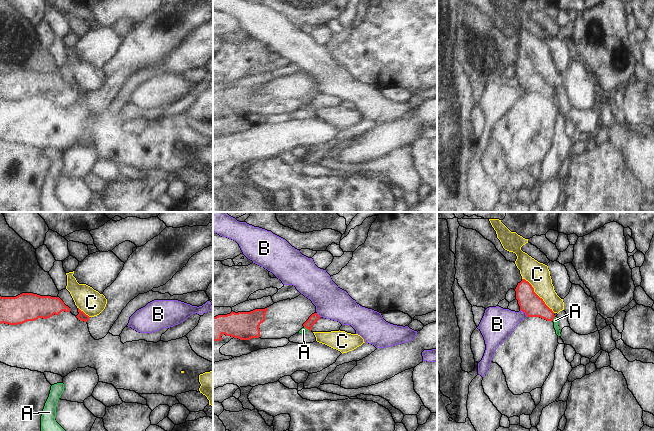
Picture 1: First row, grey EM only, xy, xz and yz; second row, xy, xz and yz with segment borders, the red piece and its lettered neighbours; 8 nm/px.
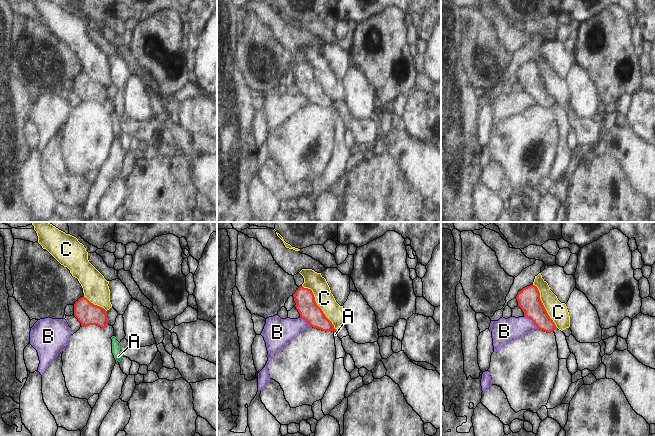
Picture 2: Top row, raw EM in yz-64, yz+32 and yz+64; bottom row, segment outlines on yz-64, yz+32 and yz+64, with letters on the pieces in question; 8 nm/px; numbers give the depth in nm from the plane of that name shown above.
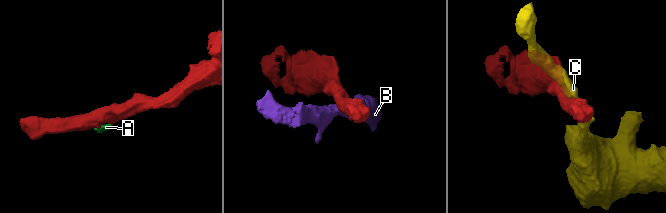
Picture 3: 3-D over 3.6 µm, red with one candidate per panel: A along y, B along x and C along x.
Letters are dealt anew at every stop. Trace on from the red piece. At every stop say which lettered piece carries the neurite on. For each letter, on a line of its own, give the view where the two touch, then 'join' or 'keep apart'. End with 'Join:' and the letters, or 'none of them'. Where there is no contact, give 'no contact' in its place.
A: contact in yz; keep apart
B: contact in yz; keep apart
C: contact in yz; keep apart
Join: none of them

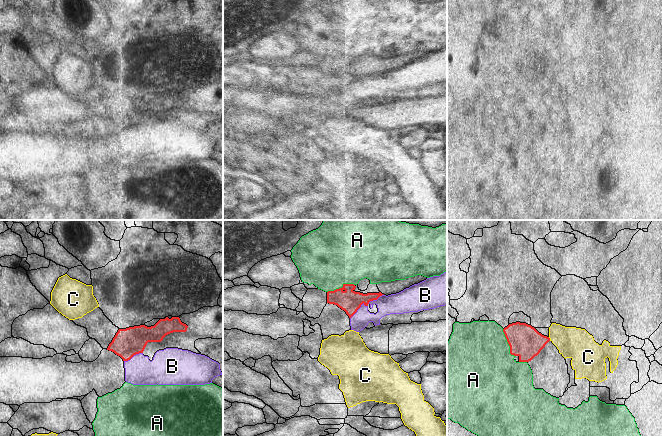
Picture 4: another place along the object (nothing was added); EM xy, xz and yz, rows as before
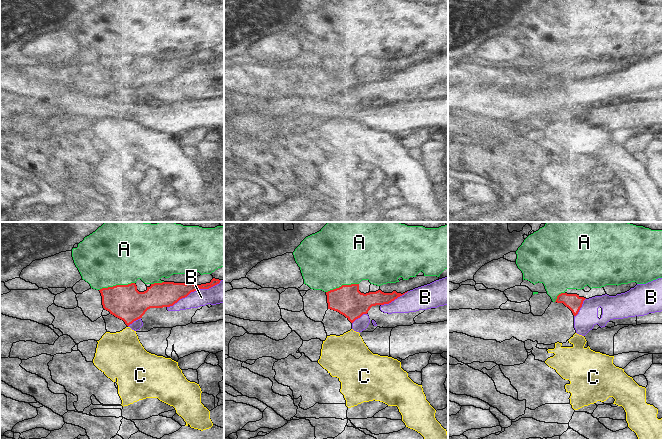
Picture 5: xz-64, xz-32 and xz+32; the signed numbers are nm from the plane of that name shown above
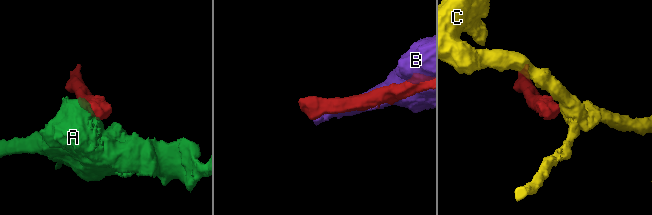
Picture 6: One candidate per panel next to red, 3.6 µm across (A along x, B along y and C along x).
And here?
A: contact in yz; keep apart
B: contact in xz; keep apart
C: contact in yz; keep apart
Join: none of them

